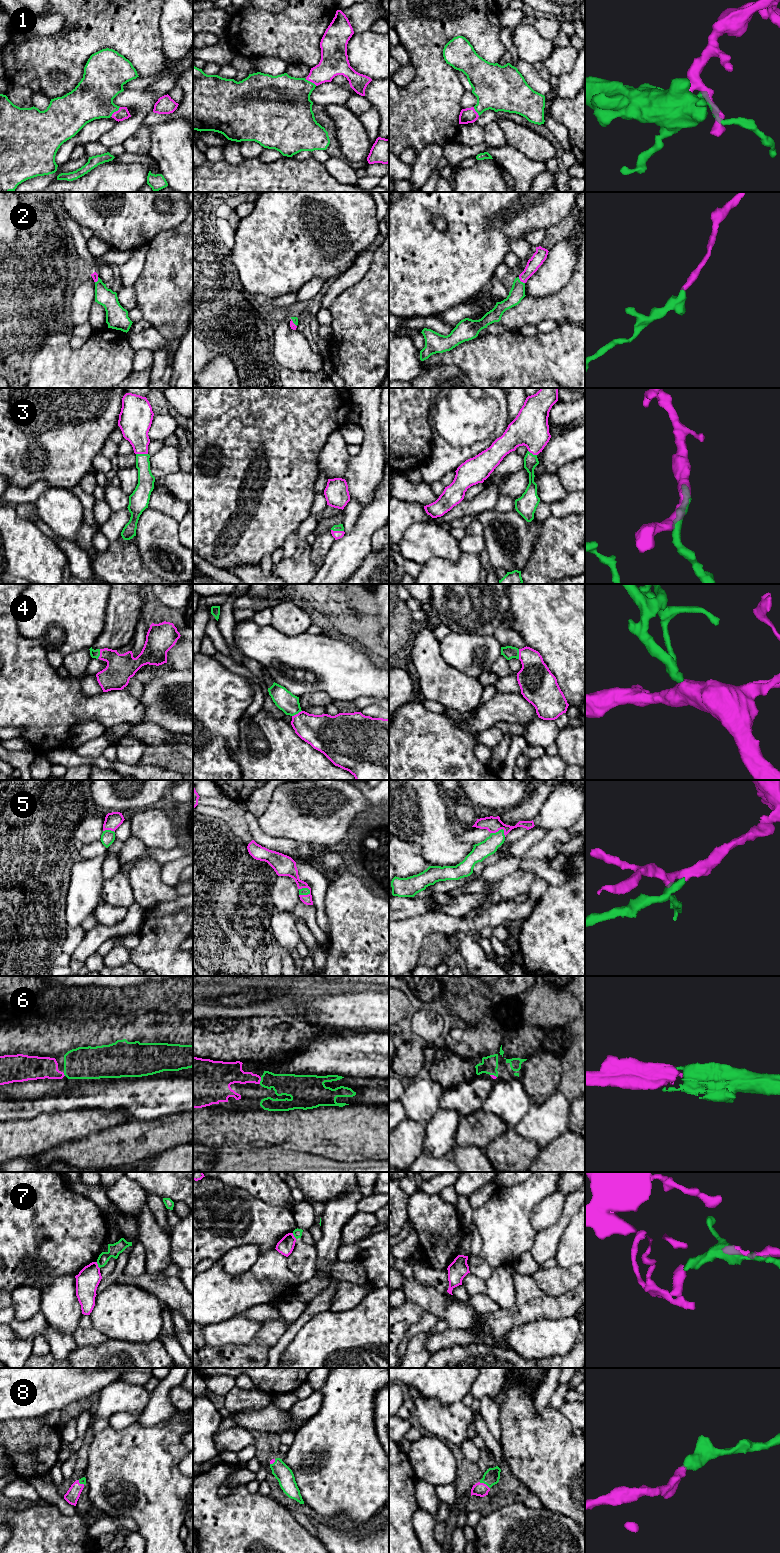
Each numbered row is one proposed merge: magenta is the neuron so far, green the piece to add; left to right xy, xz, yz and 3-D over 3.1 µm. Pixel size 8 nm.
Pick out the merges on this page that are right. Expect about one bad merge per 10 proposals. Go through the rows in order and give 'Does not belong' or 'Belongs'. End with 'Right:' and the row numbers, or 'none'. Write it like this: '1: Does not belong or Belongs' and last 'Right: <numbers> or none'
1: Belongs
2: Belongs
3: Belongs
4: Belongs
5: Belongs
6: Belongs
7: Does not belong
8: Belongs
Right: 1, 2, 3, 4, 5, 6, 8

